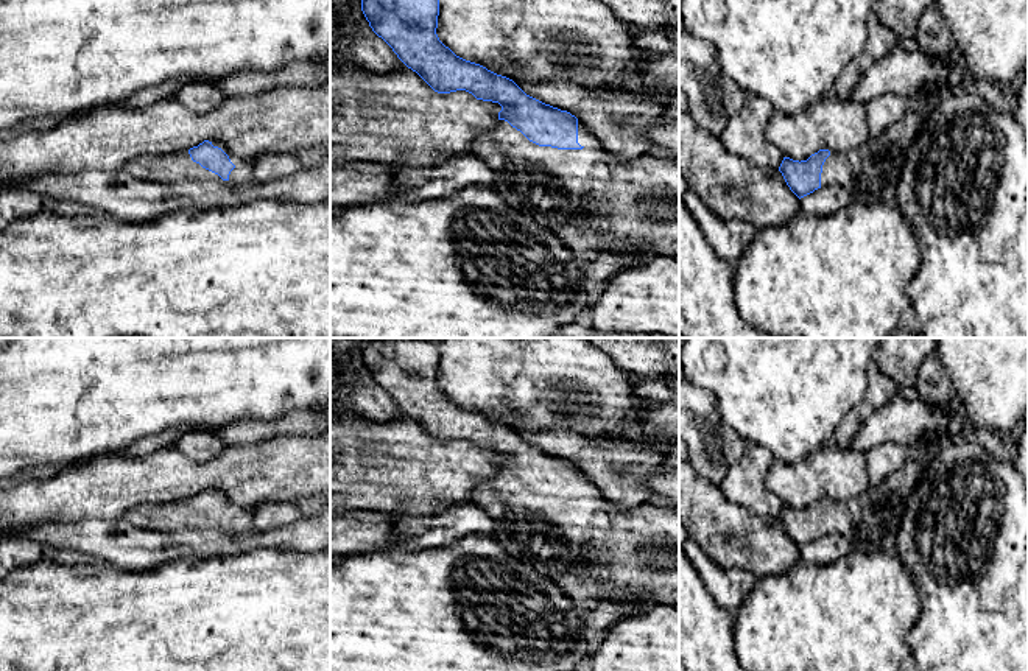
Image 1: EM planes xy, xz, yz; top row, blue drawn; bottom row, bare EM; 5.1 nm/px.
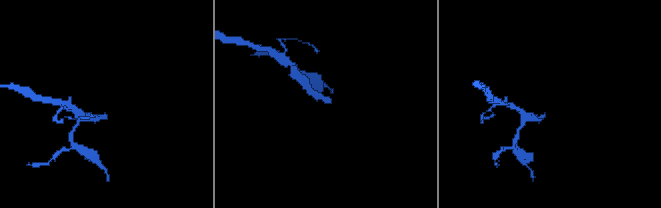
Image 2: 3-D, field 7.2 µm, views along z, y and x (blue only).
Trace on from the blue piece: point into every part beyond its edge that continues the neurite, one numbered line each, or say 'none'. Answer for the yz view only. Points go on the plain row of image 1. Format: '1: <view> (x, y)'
1: yz (869, 522)

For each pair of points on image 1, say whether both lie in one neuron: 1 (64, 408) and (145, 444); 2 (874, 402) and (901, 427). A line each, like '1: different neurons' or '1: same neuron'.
1: different neurons
2: different neurons

